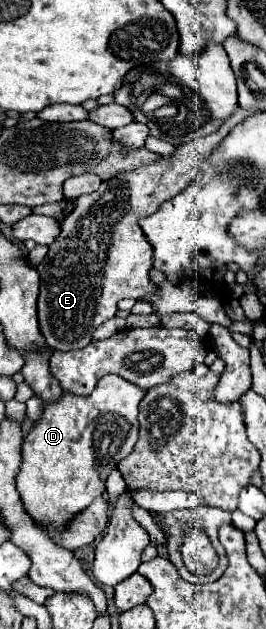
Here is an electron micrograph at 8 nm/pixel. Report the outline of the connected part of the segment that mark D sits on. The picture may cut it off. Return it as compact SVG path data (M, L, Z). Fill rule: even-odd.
M105 375L89 397L79 397L65 391L57 401L47 401L43 405L41 419L33 423L31 431L23 439L23 463L17 477L17 491L25 505L25 511L35 521L51 521L57 527L63 527L75 513L91 505L93 499L101 497L105 491L107 475L125 459L137 441L137 407L145 391L135 383L121 379L119 375Z

